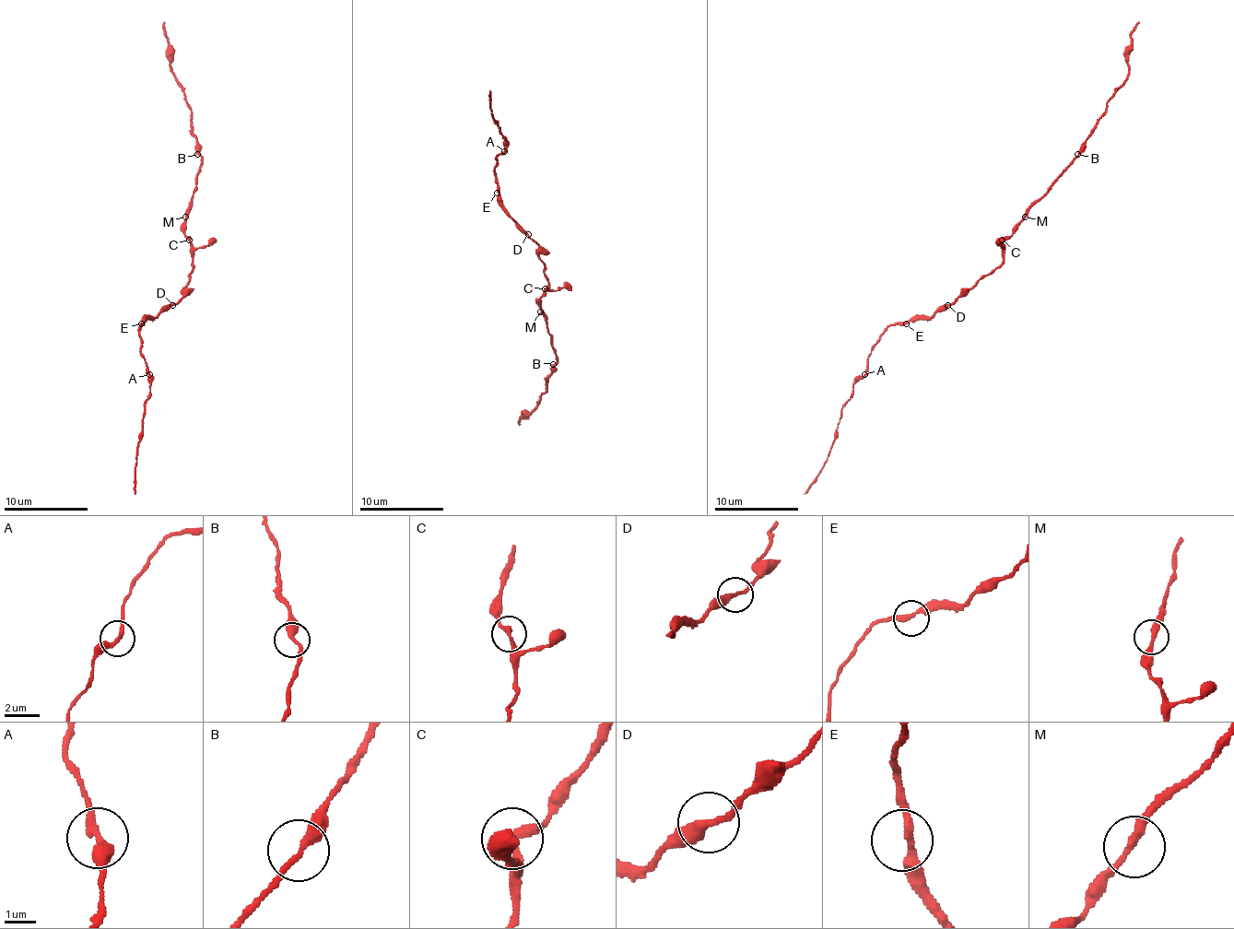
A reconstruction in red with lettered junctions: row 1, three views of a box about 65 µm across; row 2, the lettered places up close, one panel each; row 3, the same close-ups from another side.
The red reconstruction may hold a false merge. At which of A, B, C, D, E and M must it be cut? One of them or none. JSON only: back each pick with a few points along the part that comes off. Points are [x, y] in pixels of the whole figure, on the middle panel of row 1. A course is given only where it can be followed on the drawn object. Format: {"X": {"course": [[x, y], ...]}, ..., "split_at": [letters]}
{"split_at": []}

